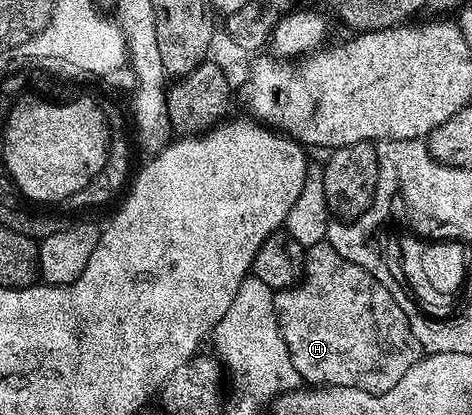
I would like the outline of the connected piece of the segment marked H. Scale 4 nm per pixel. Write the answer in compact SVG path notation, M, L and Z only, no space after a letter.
M324 241L316 243L315 246L306 250L305 270L300 280L291 287L278 290L276 294L274 294L273 304L277 309L277 320L279 321L281 336L287 345L287 349L291 353L293 368L299 372L302 380L304 380L306 384L319 387L350 387L351 389L363 389L372 395L382 395L391 389L395 389L395 385L399 385L399 381L403 381L403 377L407 377L409 370L423 357L419 341L415 337L415 333L411 333L411 329L409 328L409 319L403 313L403 309L400 305L395 301L393 294L391 294L376 277L371 273L367 273L365 267L355 265L349 261L347 257L341 257L332 245Z

